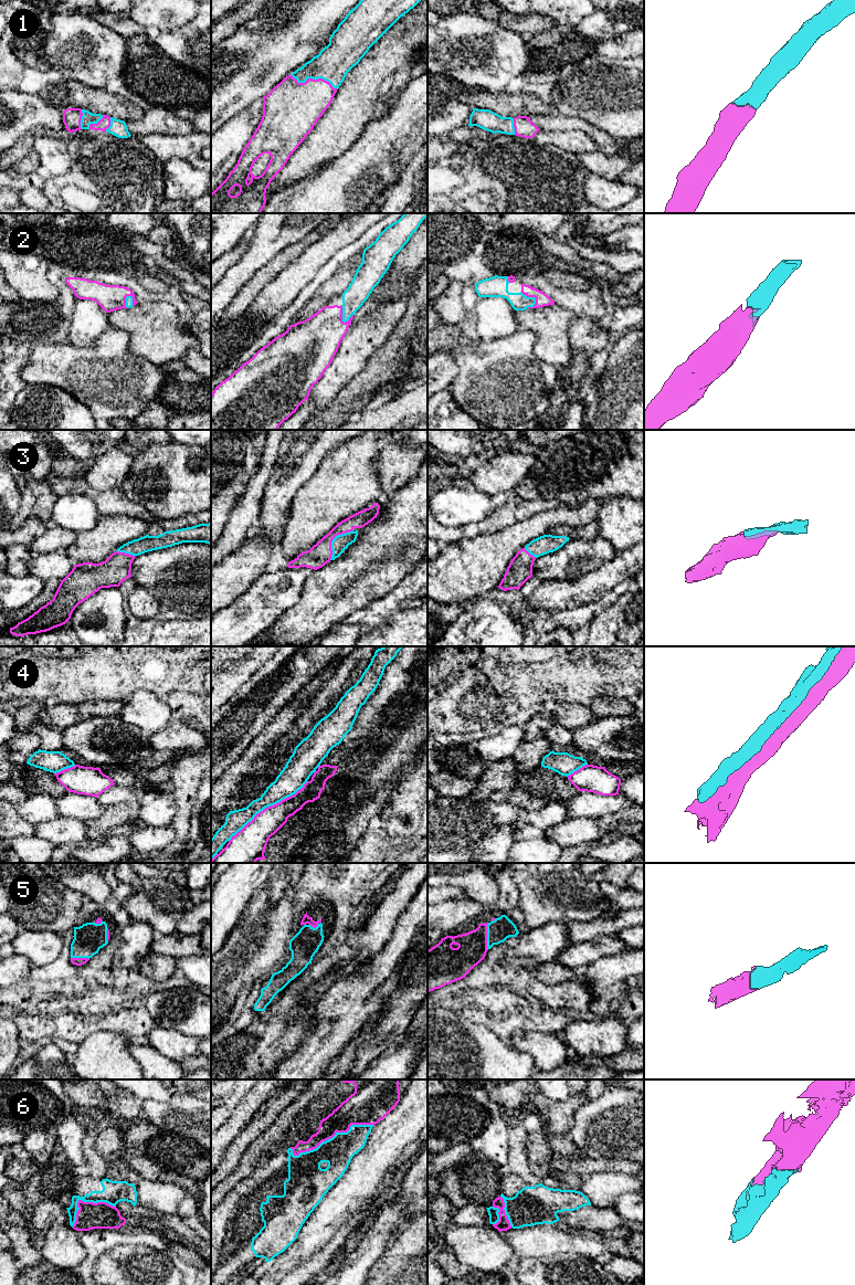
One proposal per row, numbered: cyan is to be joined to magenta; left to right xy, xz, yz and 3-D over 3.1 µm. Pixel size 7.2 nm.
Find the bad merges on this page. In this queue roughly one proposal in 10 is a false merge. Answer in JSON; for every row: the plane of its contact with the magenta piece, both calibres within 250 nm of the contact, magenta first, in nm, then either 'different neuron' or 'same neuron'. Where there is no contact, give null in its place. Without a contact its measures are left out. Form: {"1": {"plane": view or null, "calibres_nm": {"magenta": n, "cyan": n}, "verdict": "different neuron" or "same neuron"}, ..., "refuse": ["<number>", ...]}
{"1": {"plane": "xz", "calibres_nm": {"magenta": 380, "cyan": 260}, "verdict": "same neuron"}, "2": {"plane": "yz", "calibres_nm": {"magenta": 100, "cyan": 130}, "verdict": "same neuron"}, "3": {"plane": "xz", "calibres_nm": {"magenta": 160, "cyan": 120}, "verdict": "same neuron"}, "4": {"plane": "xz", "calibres_nm": {"magenta": 220, "cyan": 190}, "verdict": "different neuron"}, "5": {"plane": "yz", "calibres_nm": {"magenta": 220, "cyan": 170}, "verdict": "same neuron"}, "6": {"plane": "xz", "calibres_nm": {"magenta": 200, "cyan": 220}, "verdict": "same neuron"}, "refuse": ["4"]}

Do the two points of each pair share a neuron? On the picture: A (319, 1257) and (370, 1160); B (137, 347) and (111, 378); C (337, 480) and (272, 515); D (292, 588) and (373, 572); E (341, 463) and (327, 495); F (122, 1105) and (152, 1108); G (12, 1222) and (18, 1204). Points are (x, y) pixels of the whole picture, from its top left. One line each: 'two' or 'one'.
A: two
B: two
C: two
D: two
E: one
F: two
G: two

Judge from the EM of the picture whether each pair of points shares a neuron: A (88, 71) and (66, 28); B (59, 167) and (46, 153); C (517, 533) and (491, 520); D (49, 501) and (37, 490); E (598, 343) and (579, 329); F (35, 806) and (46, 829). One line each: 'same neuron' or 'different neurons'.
A: same neuron
B: same neuron
C: different neurons
D: same neuron
E: same neuron
F: different neurons

